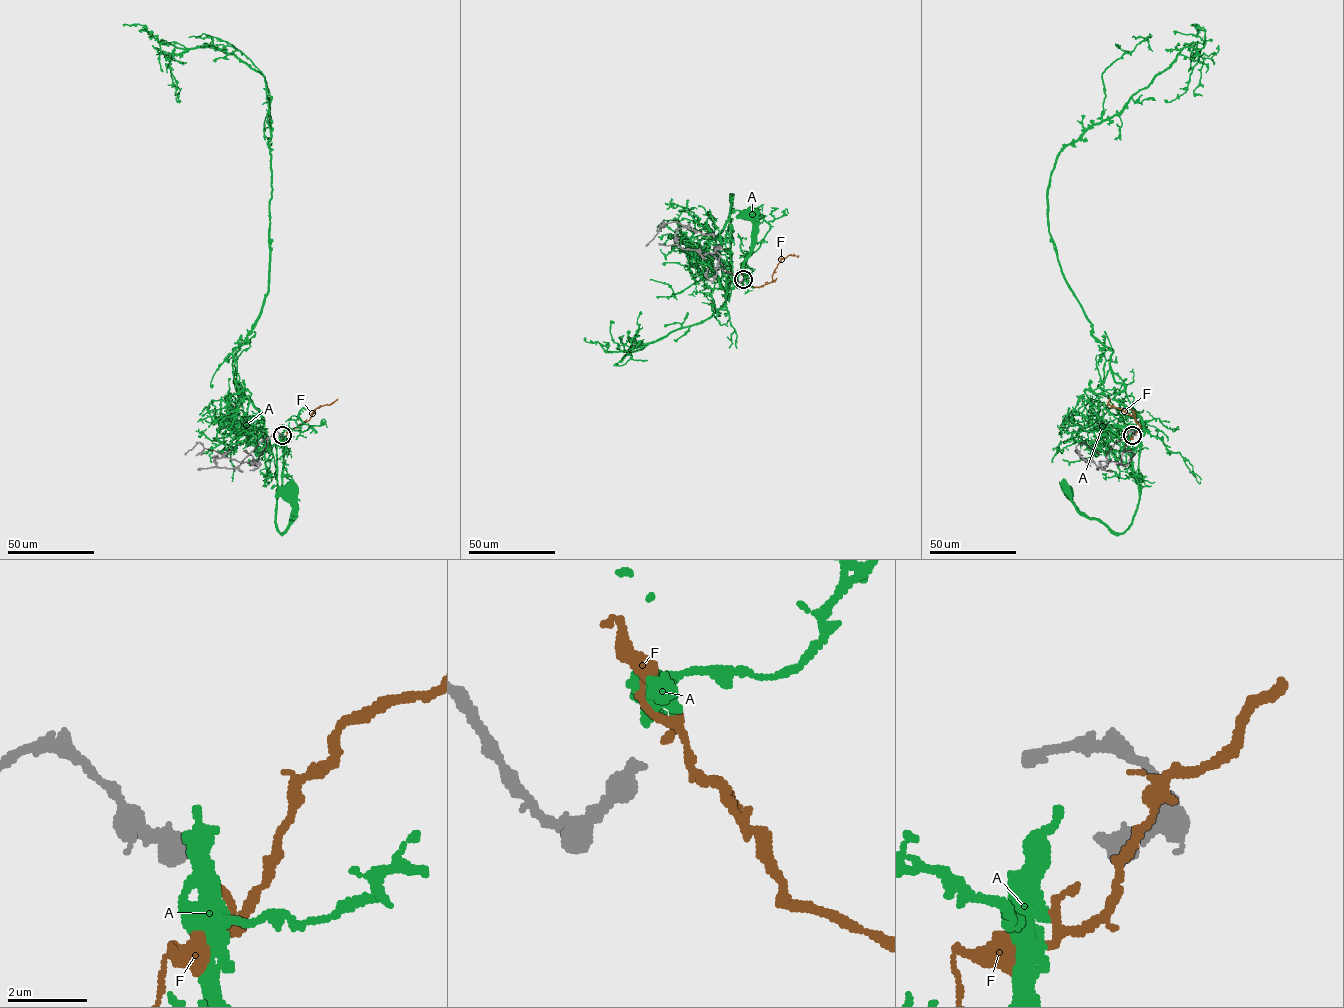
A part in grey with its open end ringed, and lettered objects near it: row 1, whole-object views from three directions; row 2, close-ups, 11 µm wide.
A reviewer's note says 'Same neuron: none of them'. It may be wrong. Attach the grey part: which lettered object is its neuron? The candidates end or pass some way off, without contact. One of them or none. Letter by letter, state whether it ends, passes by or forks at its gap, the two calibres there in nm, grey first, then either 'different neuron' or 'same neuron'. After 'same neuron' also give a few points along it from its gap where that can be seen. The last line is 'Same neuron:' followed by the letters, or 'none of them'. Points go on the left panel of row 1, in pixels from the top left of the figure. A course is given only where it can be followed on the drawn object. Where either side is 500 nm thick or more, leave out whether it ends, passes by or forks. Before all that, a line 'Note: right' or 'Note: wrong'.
Note: right
A: it ends | 440/260 nm | different neuron
F: it ends | 440/180 nm | different neuron
Same neuron: none of them

